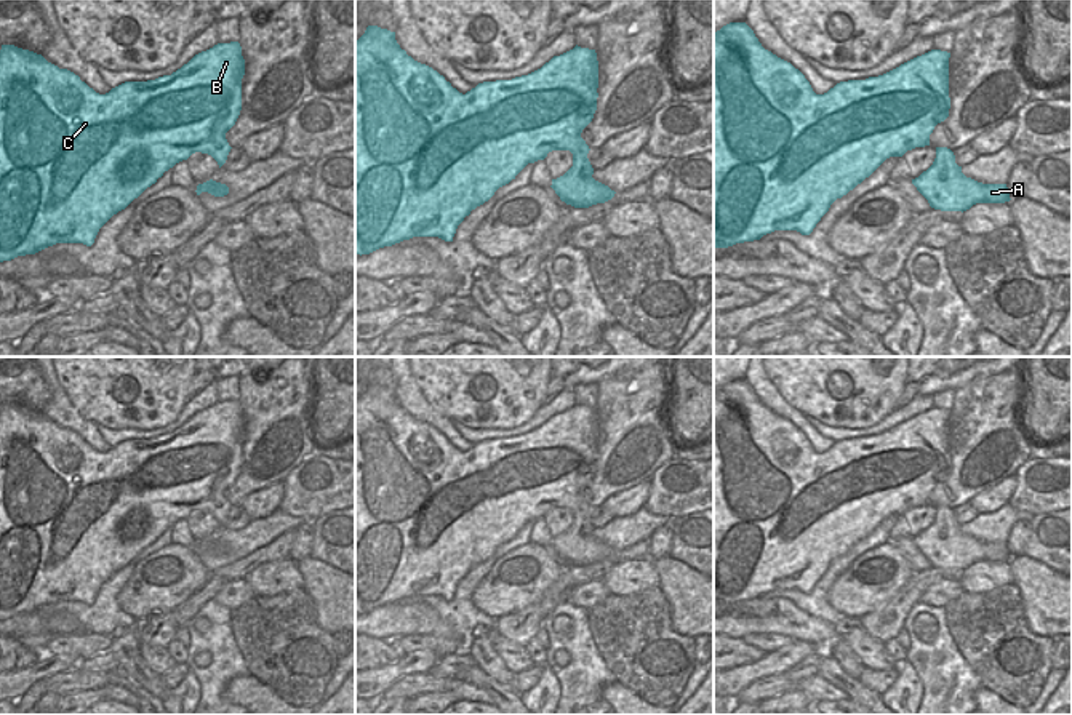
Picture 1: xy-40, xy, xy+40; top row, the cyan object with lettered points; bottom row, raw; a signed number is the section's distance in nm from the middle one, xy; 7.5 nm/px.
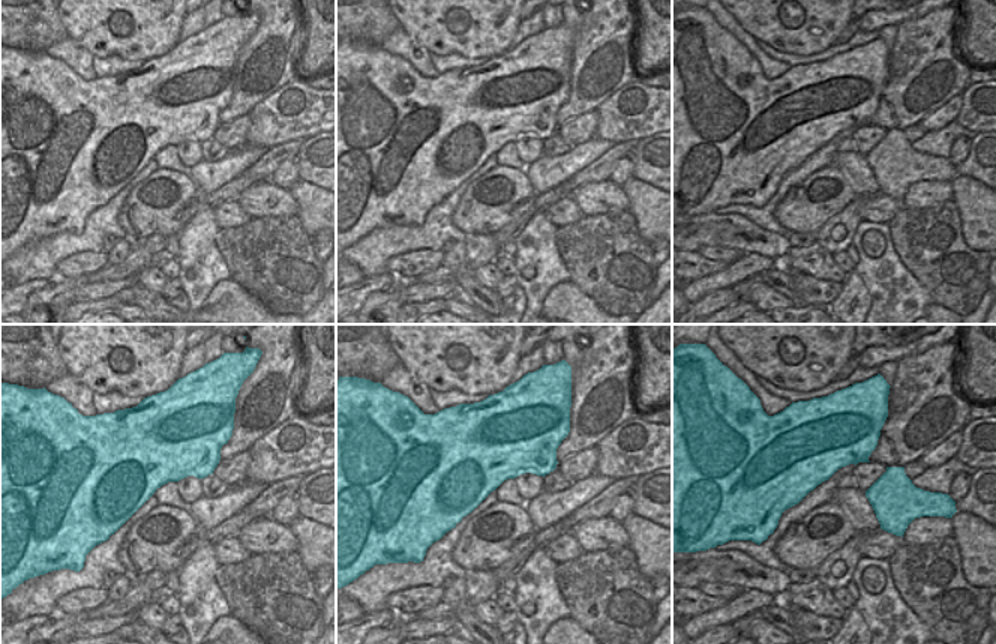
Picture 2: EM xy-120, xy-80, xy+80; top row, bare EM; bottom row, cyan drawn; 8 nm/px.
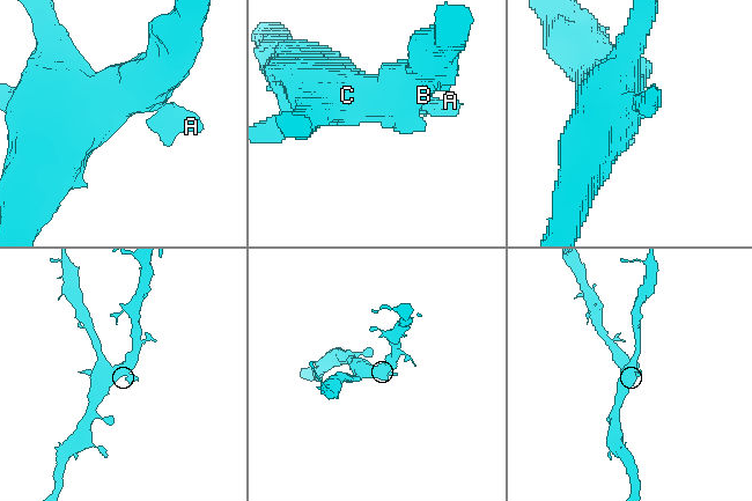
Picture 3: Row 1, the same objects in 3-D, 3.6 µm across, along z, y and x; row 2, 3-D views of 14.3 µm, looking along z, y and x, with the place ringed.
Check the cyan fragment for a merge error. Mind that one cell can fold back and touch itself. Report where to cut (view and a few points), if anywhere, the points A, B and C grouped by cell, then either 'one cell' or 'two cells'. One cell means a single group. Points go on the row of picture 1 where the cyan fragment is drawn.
no cut; A B C; one cell

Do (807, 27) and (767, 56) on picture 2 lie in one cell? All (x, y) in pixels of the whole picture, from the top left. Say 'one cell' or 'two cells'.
two cells

